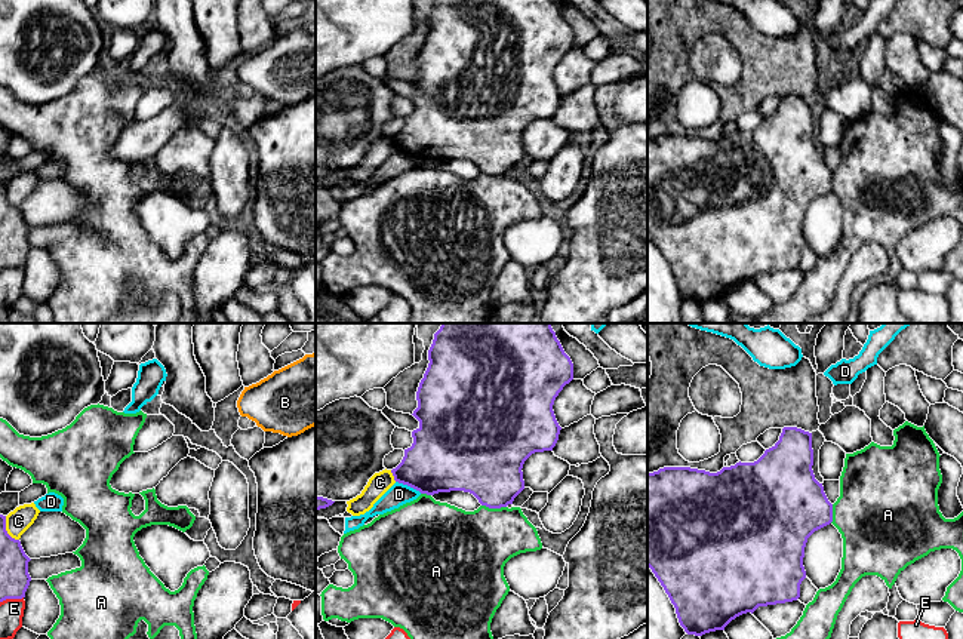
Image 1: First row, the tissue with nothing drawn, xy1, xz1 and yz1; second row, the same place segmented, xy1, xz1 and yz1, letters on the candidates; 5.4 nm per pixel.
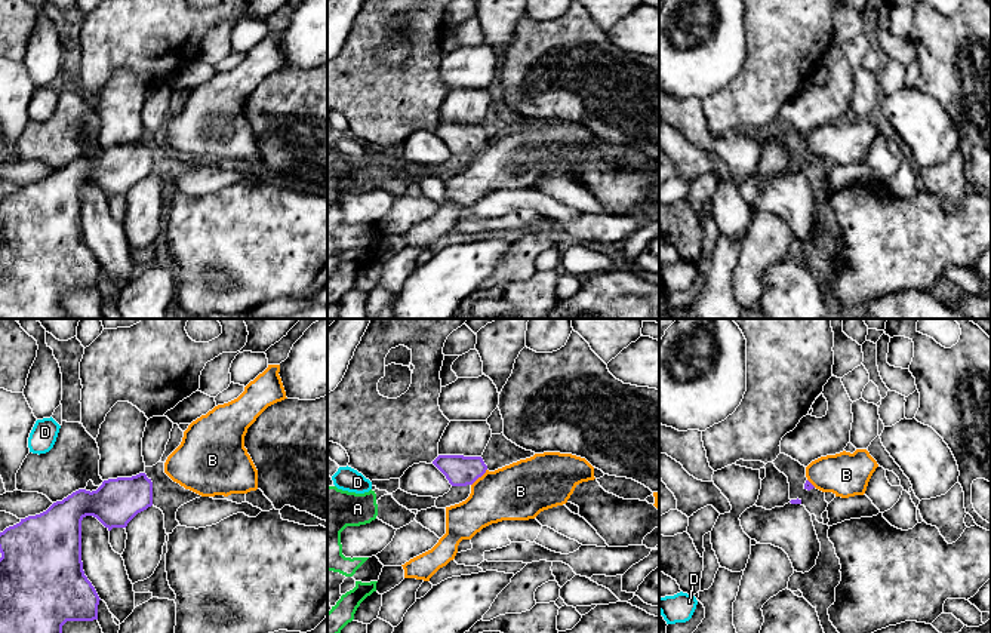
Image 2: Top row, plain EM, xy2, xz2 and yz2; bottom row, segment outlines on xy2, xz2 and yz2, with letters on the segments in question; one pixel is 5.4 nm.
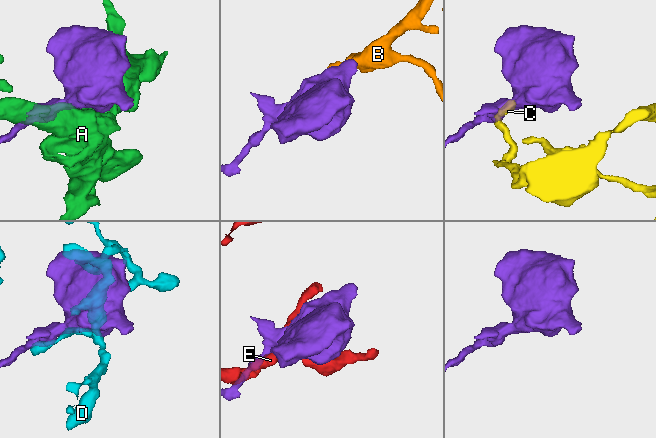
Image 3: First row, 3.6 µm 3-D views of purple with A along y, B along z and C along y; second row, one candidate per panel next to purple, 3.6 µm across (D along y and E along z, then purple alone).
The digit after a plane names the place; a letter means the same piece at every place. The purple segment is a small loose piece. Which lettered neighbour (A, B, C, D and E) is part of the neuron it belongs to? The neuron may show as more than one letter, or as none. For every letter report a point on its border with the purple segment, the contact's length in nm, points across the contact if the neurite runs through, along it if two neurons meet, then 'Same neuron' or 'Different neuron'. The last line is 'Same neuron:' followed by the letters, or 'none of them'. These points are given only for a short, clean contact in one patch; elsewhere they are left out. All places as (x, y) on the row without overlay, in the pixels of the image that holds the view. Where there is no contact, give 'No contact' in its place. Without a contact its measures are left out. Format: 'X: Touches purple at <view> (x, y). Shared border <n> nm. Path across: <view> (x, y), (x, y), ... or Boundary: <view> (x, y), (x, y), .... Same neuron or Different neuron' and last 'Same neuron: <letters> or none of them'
A: Touches purple at xz1 (494, 175). Shared border 140 nm. Different neuron
B: Touches purple at xz2 (479, 144). Shared border 130 nm. Path across: xz2 (459, 138), (473, 138), (479, 144), (494, 159), (520, 159). Same neuron
C: Touches purple at xy1 (5, 197). Shared border 150 nm. Different neuron
D: Touches purple at xz1 (409, 153). Shared border 160 nm. Different neuron
E: Touches purple at xy1 (11, 266). Shared border 130 nm. Boundary: xy1 (22, 264), (0, 270). Different neuron
Same neuron: B

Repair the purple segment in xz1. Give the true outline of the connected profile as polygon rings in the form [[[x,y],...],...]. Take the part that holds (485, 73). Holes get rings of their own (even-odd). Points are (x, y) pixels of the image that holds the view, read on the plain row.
[[[436,0],[428,28],[416,59],[418,76],[412,82],[419,95],[412,99],[413,111],[404,117],[401,130],[391,138],[394,148],[427,163],[470,160],[489,176],[513,172],[524,157],[524,129],[535,120],[553,119],[559,108],[562,95],[553,73],[573,47],[570,25],[556,0]]]

